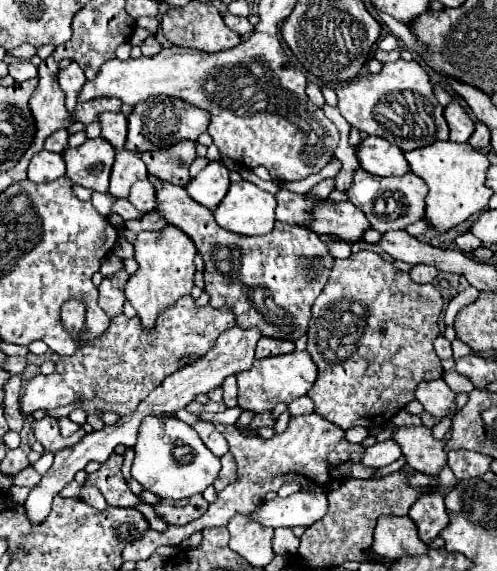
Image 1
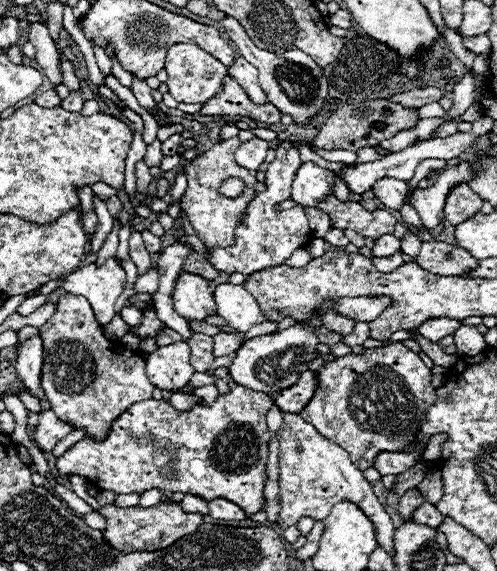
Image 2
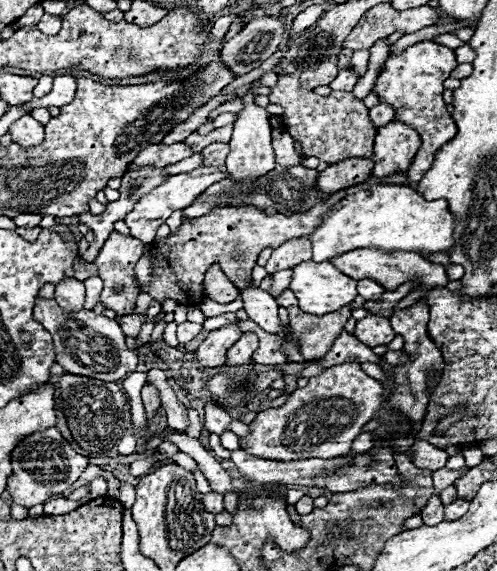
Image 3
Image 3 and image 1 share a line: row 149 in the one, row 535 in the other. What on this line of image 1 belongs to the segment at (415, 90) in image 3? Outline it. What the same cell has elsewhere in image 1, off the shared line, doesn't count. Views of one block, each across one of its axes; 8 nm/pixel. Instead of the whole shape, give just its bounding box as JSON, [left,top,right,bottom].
[408,490,448,546]

